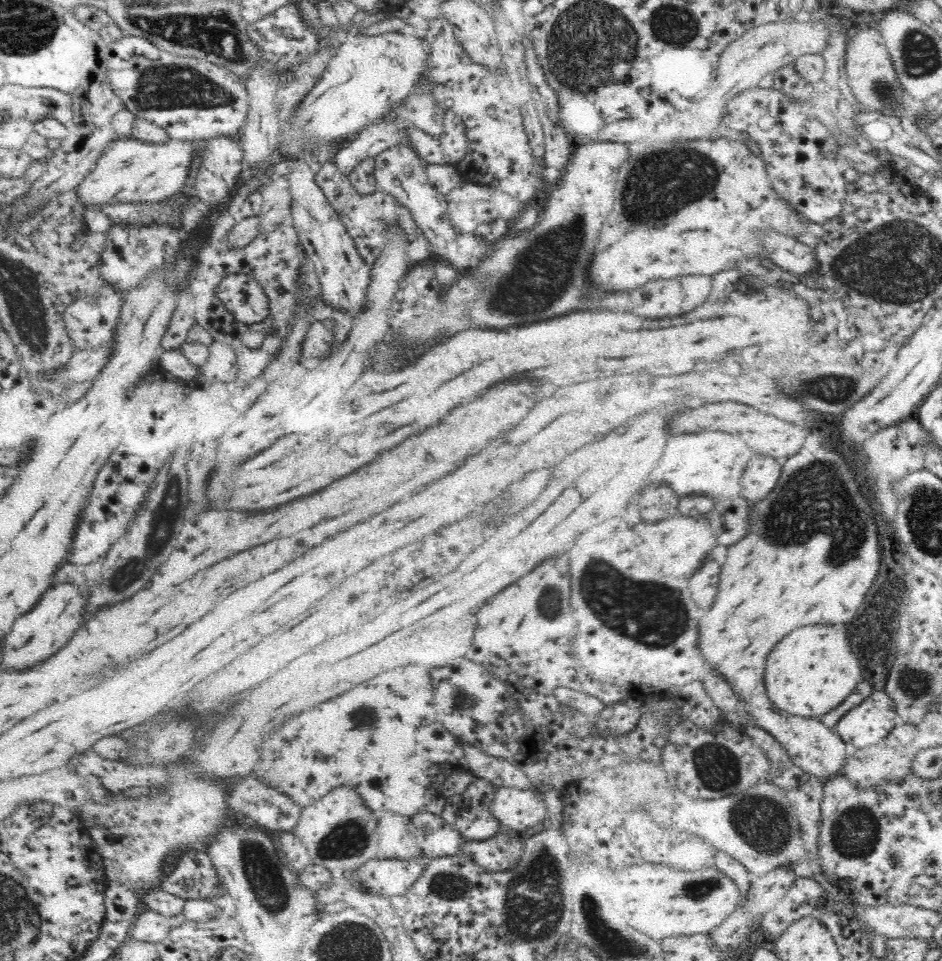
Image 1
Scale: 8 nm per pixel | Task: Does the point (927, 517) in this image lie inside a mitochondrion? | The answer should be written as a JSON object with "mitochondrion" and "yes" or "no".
{"mitochondrion":"yes"}

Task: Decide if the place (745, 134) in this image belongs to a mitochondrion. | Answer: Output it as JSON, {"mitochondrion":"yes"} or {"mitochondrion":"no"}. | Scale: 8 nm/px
{"mitochondrion":"no"}

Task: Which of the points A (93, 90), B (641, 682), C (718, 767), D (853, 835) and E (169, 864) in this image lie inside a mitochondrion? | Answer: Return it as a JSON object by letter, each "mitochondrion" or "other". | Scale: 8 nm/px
{"A":"other","B":"other","C":"mitochondrion","D":"mitochondrion","E":"other"}

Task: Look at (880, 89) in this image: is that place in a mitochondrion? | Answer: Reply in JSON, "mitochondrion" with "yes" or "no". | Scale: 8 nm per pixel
{"mitochondrion":"yes"}

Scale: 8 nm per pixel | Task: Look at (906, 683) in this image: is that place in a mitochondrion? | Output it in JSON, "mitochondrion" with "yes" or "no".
{"mitochondrion":"yes"}

